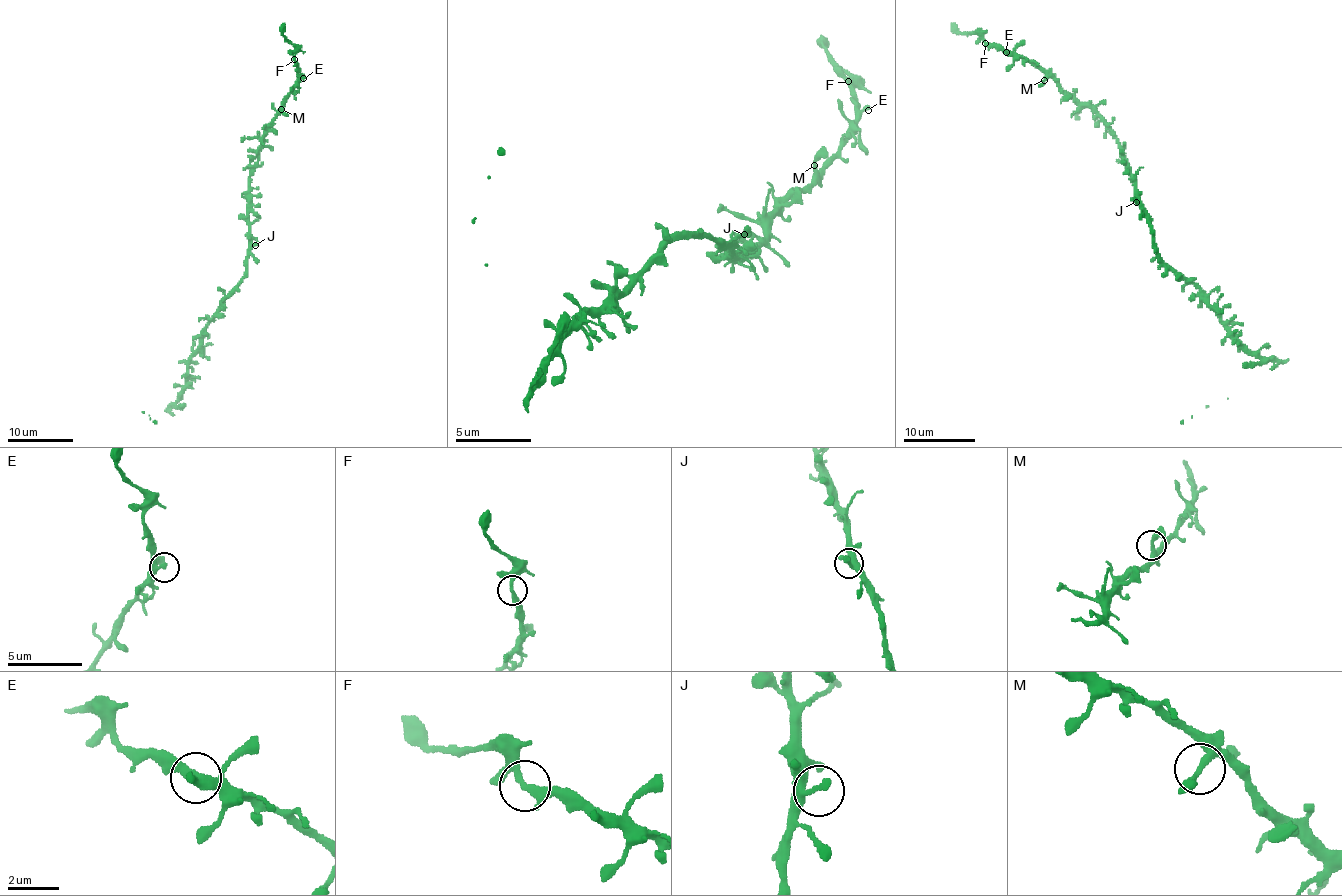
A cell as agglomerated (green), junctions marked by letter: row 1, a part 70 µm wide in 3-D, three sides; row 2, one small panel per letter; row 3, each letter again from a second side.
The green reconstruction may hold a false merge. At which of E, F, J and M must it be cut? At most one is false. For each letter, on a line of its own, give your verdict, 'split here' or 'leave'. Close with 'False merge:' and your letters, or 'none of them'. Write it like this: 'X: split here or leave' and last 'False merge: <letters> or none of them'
E: leave
F: leave
J: leave
M: leave
False merge: none of them

